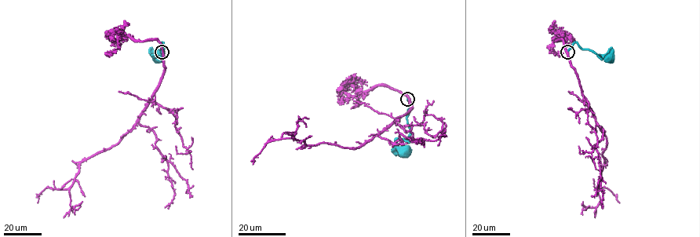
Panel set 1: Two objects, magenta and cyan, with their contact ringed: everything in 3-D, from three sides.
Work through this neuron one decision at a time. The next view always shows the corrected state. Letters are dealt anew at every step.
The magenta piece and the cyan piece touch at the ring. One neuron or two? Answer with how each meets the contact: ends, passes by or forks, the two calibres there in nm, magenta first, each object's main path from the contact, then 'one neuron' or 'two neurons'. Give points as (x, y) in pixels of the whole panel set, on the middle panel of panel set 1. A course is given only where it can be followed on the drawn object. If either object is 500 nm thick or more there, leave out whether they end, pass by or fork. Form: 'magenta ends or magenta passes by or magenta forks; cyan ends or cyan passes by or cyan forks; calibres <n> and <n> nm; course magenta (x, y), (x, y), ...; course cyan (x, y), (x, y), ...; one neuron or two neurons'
calibres 550 and 400 nm; course magenta (408, 100), (410, 108), (403, 115), (359, 147), (306, 144), (281, 138), (267, 142), (253, 164); course cyan (407, 100), (410, 102), (406, 118), (410, 135), (396, 141), (403, 151); two neurons

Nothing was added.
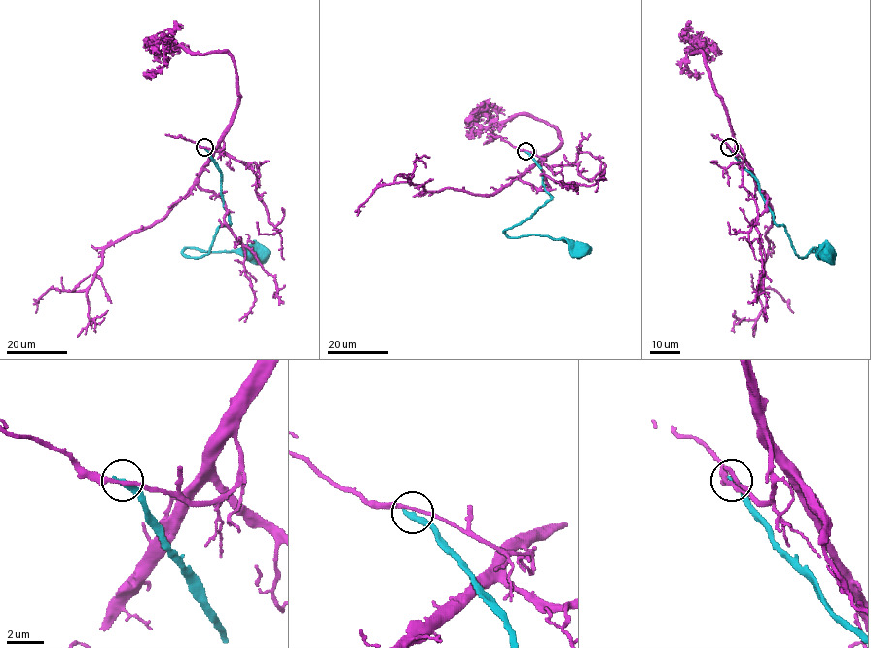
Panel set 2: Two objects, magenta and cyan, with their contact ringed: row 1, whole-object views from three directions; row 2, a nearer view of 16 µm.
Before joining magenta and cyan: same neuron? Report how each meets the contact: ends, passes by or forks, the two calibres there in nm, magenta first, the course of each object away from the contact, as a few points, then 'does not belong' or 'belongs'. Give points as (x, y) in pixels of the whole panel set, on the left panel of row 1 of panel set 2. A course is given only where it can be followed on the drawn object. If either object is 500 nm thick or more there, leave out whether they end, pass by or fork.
magenta passes by | cyan ends | 180/380 nm | magenta via (203, 147), (221, 150), (224, 142), (172, 209), (111, 243), (84, 290), (48, 290), (36, 313) | cyan via (203, 147), (221, 172), (230, 224), (219, 228), (207, 254), (183, 253), (197, 248), (249, 258), (256, 254) | does not belong

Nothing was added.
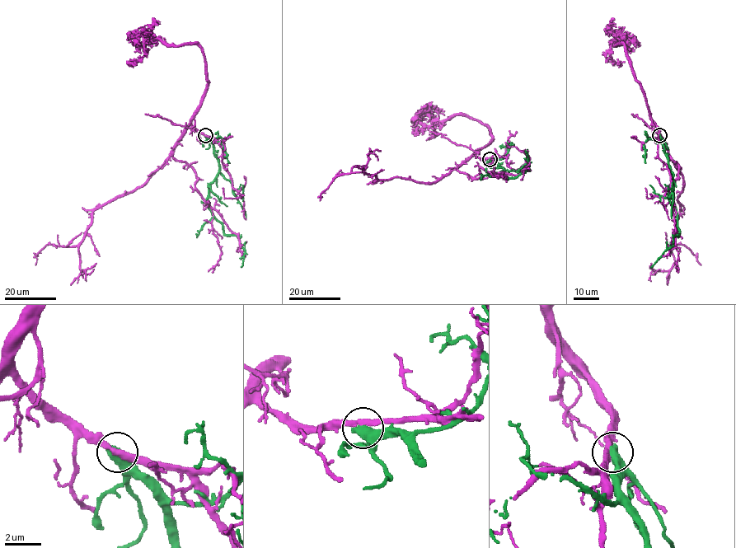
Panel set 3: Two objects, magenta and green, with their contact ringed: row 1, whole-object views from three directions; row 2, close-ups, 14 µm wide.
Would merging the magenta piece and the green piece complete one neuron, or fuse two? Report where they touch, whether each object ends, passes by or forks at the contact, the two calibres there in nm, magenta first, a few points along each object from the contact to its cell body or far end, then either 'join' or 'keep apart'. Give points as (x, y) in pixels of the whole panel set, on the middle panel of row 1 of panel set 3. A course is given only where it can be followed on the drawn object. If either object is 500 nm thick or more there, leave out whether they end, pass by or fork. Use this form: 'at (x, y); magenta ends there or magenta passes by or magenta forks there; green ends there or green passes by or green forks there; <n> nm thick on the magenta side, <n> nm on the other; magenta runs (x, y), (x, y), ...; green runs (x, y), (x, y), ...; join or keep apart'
at (489, 159); 300 nm thick on the magenta side, 650 nm on the other; magenta runs (489, 159), (475, 156), (435, 182), (400, 177), (377, 180), (364, 172), (340, 174), (321, 194), (320, 200); green runs (489, 159), (494, 159), (503, 170), (490, 174), (515, 178), (527, 168), (525, 151); keep apart

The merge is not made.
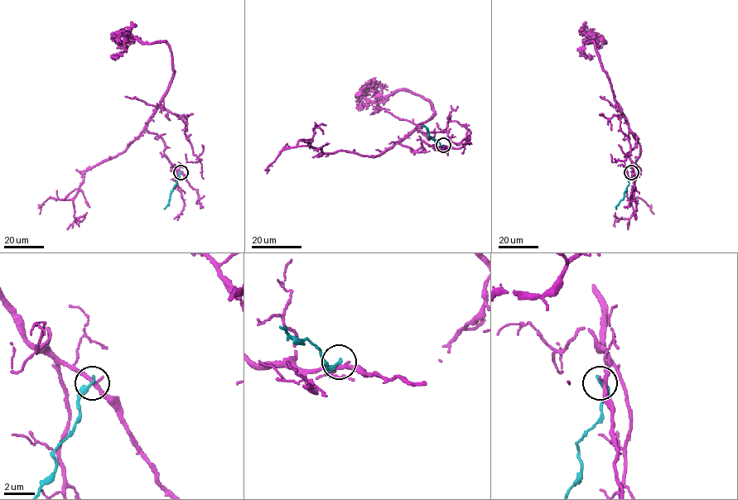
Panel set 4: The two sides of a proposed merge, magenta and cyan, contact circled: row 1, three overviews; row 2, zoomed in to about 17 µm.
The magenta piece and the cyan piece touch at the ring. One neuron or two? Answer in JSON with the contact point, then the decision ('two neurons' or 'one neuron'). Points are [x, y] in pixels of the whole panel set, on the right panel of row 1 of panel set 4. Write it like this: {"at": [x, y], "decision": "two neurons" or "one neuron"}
{"at": [631, 172], "decision": "two neurons"}

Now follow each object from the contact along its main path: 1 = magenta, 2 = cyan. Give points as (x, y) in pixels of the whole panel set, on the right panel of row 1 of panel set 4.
1: (631, 172), (629, 154), (636, 136), (588, 35), (583, 50), (595, 55)
2: (631, 172), (624, 196), (615, 209)

